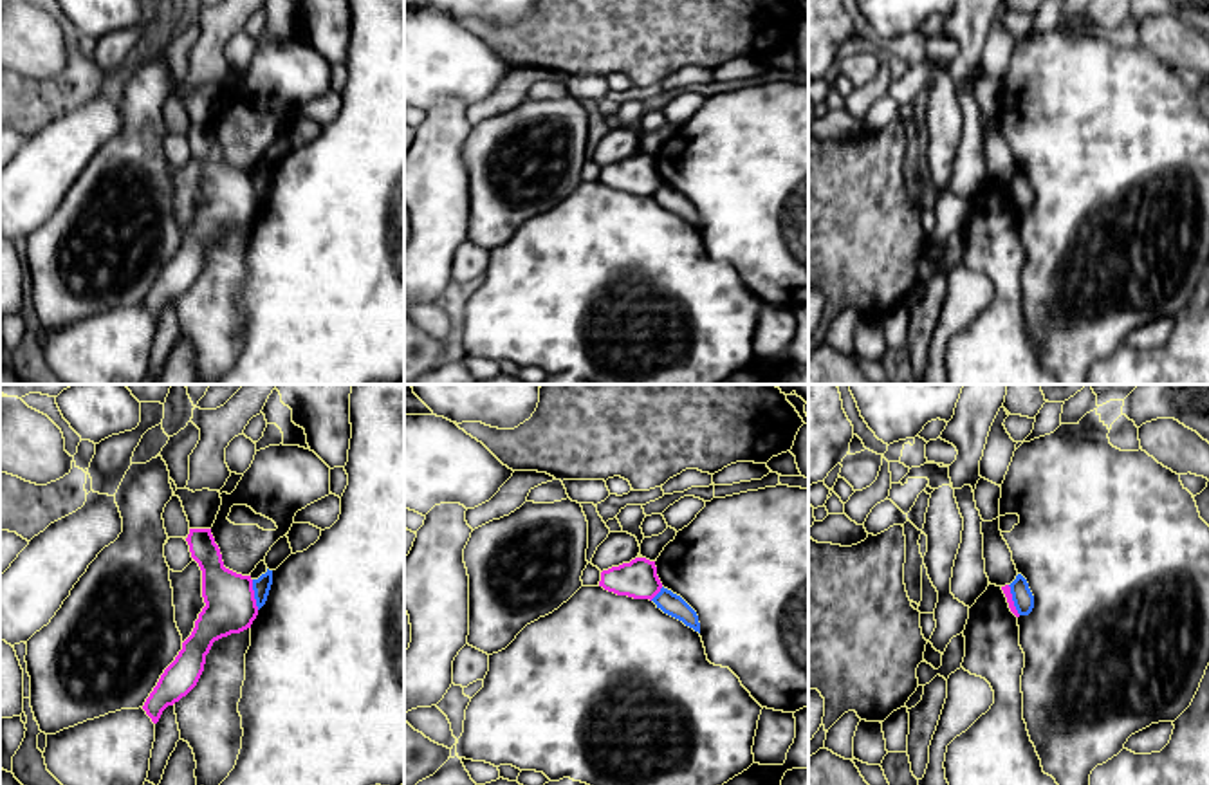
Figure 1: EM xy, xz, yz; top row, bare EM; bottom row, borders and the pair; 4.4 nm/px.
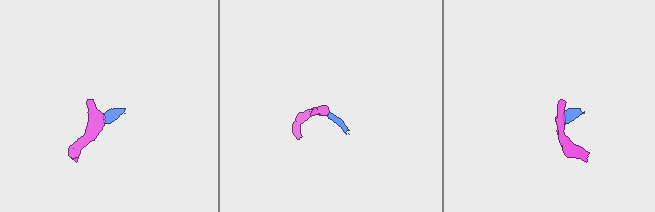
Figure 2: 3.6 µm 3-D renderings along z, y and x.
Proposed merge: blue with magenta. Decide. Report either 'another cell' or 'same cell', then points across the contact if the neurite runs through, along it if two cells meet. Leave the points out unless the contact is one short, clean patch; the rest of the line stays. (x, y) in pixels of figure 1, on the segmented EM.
another cell; border xy (251, 580), (258, 609)

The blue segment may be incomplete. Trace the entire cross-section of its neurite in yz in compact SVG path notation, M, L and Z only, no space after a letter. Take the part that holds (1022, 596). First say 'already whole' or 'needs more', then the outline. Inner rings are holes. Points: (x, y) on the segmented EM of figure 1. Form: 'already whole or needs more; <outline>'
already whole; M1018 574L1016 579L1009 586L1011 586L1012 601L1018 614L1029 615L1034 608L1034 596L1029 588L1027 579L1021 574Z

